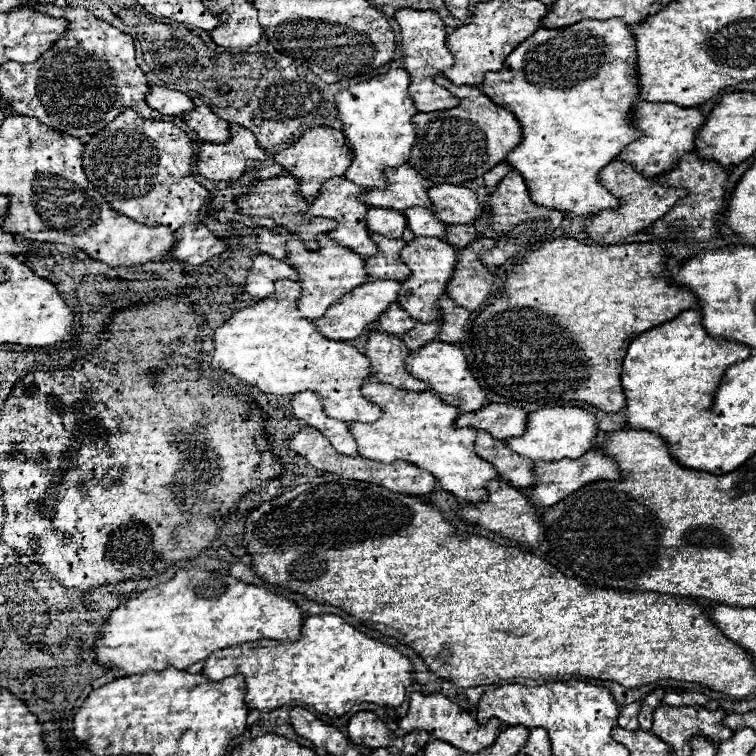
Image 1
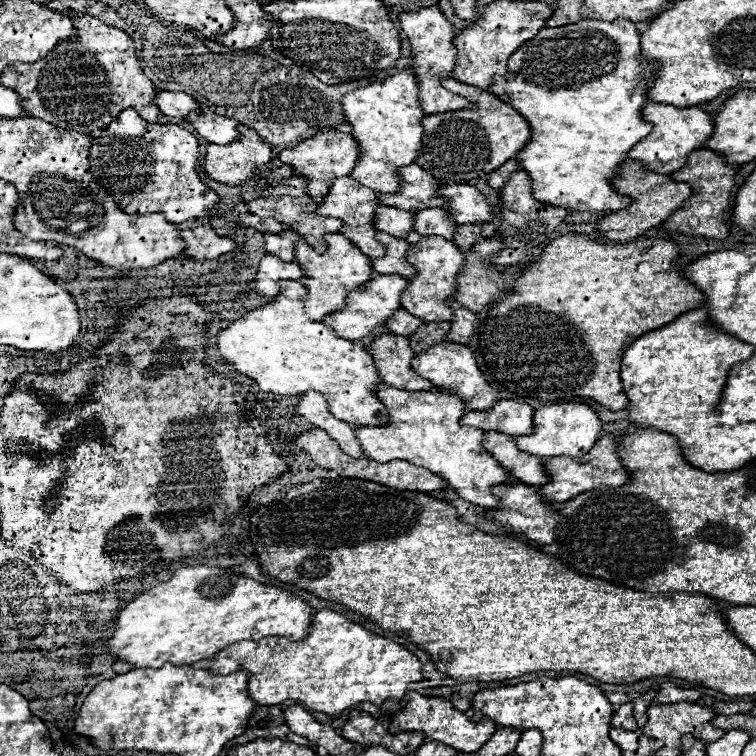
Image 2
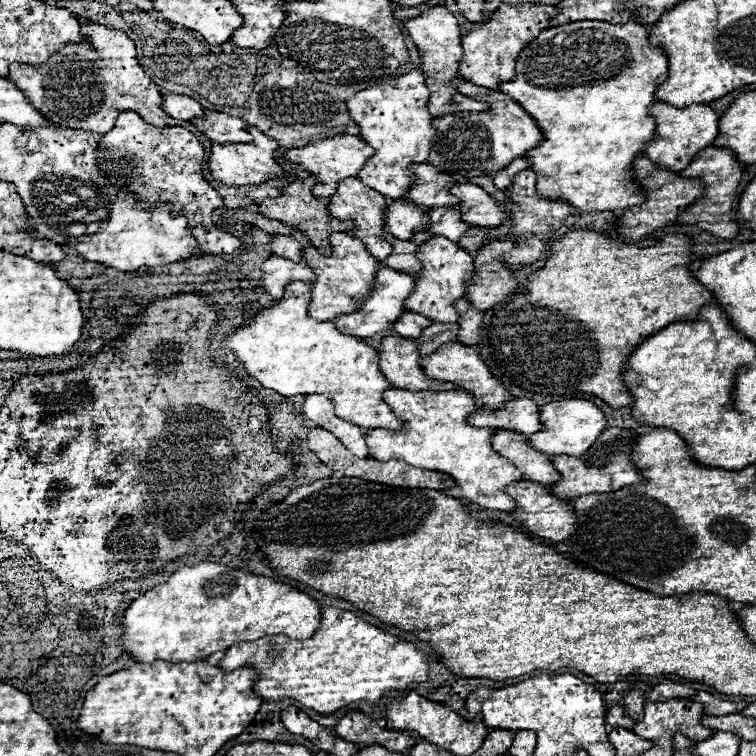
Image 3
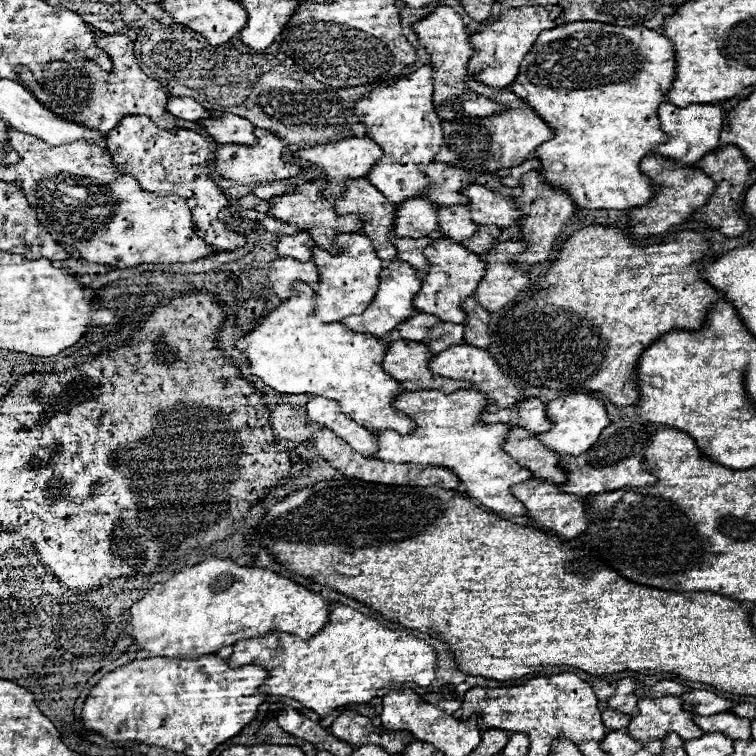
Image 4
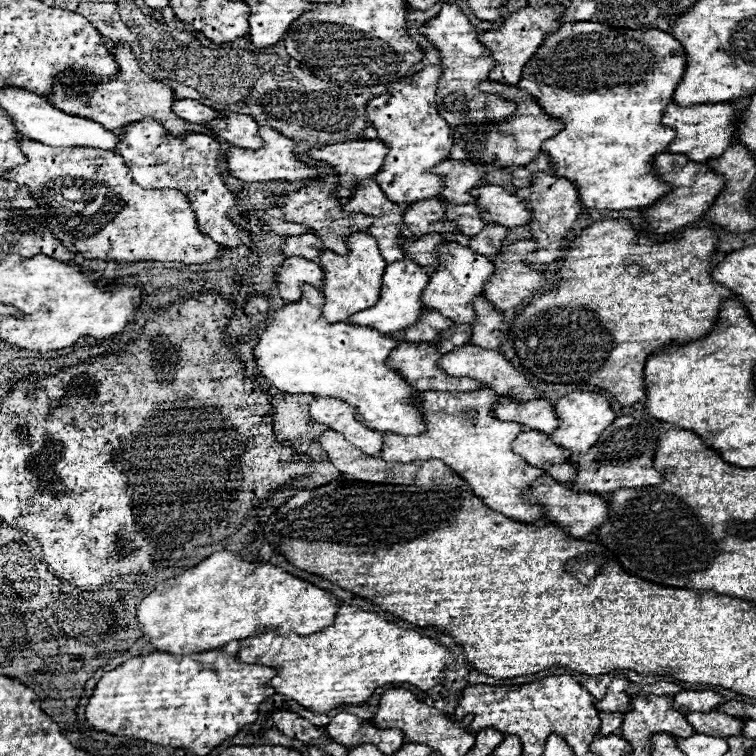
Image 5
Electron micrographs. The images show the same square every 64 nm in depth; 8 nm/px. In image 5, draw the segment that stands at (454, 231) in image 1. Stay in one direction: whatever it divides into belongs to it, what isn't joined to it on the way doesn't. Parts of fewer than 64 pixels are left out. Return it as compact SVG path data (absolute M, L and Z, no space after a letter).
M488 224L488 228L484 228L482 232L478 232L476 236L470 238L470 248L478 254L484 254L484 256L496 256L500 252L500 248L504 246L504 236L506 236L506 230L504 226L498 226L498 224Z

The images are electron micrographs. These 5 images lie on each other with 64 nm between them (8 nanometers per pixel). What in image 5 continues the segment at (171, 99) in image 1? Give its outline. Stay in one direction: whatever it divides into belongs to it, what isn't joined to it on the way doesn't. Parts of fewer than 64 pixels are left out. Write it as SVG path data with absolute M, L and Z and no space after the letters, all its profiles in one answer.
M182 98L182 100L176 100L174 108L172 108L182 120L188 120L192 124L206 124L210 120L214 120L218 114L216 110L200 104L198 100L188 100L188 98Z

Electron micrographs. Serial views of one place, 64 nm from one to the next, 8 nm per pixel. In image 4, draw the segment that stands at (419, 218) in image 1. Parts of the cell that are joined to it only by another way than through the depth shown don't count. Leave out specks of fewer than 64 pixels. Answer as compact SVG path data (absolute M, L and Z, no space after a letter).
M466 206L438 208L438 224L440 232L454 242L462 242L476 230L476 224L470 220L470 210Z

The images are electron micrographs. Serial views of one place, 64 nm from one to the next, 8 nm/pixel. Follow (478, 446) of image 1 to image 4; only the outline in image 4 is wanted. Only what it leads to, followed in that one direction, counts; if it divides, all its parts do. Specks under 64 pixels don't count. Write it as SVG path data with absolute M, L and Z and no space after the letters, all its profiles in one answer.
M516 428L516 430L508 432L502 448L516 462L524 464L524 468L528 468L534 478L546 480L552 484L566 482L566 472L558 468L558 454L544 448L536 440L536 434Z

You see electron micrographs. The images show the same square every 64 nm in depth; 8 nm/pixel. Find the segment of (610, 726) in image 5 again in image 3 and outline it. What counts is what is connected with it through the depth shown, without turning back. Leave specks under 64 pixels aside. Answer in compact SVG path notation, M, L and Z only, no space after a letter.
M618 704L618 706L614 706L614 708L608 710L608 714L606 714L606 724L612 726L612 728L626 728L626 730L632 730L636 722L626 714L624 706Z

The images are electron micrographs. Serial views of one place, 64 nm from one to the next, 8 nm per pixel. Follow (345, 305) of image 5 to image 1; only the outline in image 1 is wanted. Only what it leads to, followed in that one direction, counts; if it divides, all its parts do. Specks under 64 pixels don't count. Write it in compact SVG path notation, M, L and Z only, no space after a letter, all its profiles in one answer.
M326 234L318 236L316 242L320 244L320 248L316 252L306 250L304 242L298 238L290 238L286 242L286 264L290 264L292 268L296 268L298 272L298 282L302 286L302 298L298 300L298 310L304 318L320 318L324 316L324 312L344 294L348 294L352 288L362 286L366 282L366 270L364 270L364 262L358 254L354 254L348 248L338 246L334 240L330 240Z

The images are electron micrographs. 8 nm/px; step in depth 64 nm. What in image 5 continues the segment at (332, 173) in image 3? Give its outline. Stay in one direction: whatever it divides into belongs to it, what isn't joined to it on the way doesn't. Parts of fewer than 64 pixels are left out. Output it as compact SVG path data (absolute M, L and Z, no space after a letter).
M350 140L306 152L308 158L328 164L334 176L340 178L336 188L340 196L346 196L356 182L372 178L382 168L386 154L388 148L384 148L380 140Z

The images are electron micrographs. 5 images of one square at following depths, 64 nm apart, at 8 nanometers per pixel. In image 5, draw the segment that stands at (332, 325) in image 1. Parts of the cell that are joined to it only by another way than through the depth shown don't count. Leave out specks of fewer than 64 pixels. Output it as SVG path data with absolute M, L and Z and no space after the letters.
M404 258L400 260L400 264L388 264L386 272L384 272L384 282L382 282L382 290L380 290L380 300L372 306L366 308L354 316L348 318L348 324L356 324L356 326L370 326L374 330L378 330L380 334L392 334L392 332L400 332L412 324L416 324L416 320L422 316L424 306L420 302L420 294L426 288L430 280L428 270L420 268L418 264L414 264L412 260Z

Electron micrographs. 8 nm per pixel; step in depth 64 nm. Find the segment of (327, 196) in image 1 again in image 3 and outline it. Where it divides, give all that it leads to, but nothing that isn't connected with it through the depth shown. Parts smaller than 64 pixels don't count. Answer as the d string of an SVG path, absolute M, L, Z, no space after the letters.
M344 178L344 180L340 180L340 184L336 188L336 194L330 196L328 212L338 220L352 220L354 226L352 226L350 234L356 236L358 240L364 240L364 244L368 244L368 252L372 252L372 256L376 256L378 260L384 260L392 252L392 246L386 240L382 240L386 206L388 206L388 200L380 192L368 188L358 178Z

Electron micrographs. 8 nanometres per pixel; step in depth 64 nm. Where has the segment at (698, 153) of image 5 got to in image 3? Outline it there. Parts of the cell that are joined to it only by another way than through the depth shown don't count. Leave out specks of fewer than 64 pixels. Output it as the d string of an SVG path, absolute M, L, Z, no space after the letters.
M656 102L652 106L652 118L656 120L656 140L652 140L652 144L644 144L640 156L652 160L654 164L670 172L684 170L702 148L714 142L718 134L718 112L702 104L676 108L664 102Z

